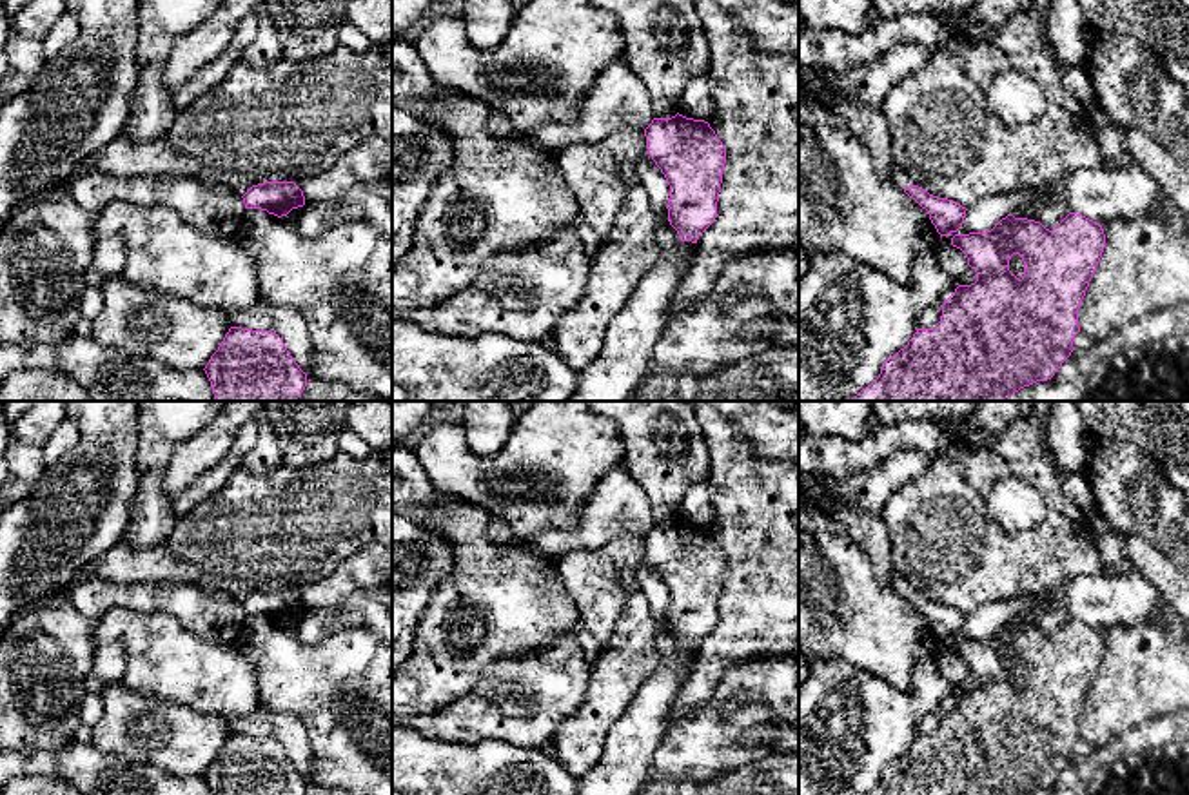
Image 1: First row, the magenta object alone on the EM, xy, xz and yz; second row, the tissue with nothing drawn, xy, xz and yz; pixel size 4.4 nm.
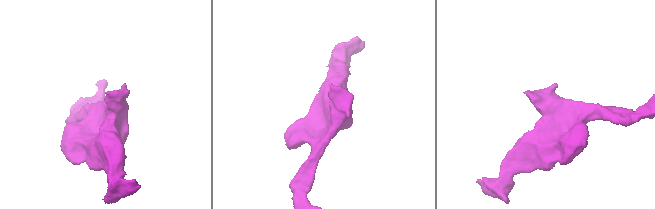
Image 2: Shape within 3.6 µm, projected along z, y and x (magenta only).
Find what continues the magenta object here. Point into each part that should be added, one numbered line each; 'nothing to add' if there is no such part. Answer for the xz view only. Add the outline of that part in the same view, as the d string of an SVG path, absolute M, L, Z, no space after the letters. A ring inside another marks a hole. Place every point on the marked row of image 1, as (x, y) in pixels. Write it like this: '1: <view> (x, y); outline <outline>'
nothing to add

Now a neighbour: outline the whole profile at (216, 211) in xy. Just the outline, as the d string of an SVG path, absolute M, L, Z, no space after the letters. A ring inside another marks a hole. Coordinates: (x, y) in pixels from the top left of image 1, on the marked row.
M89 171L71 180L67 192L91 214L111 201L174 209L192 229L216 238L234 238L245 216L245 203L225 187L211 187L189 176L136 174L118 178Z

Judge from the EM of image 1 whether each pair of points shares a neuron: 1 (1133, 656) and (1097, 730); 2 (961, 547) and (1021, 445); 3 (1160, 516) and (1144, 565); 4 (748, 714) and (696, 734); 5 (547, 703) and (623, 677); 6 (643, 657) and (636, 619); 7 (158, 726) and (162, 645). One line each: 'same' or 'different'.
1: same
2: same
3: different
4: same
5: different
6: same
7: different

